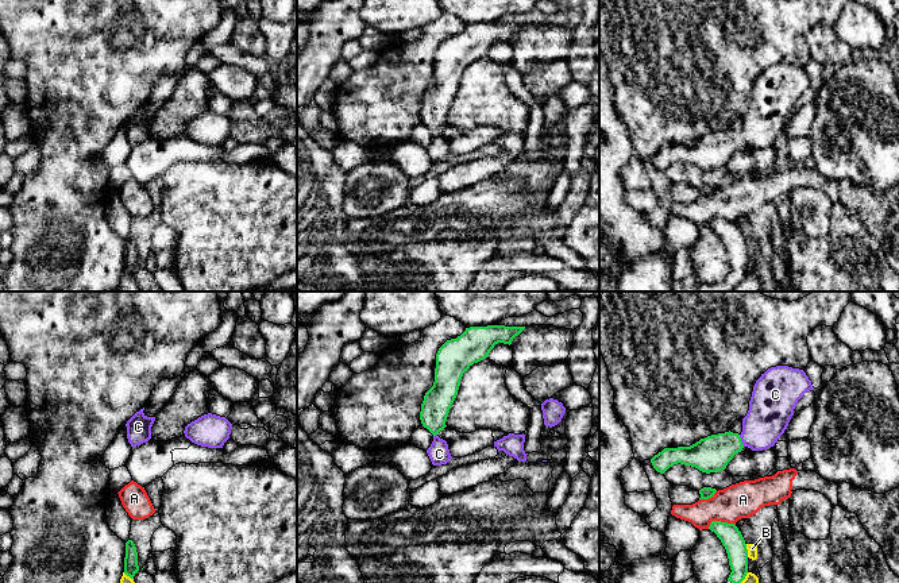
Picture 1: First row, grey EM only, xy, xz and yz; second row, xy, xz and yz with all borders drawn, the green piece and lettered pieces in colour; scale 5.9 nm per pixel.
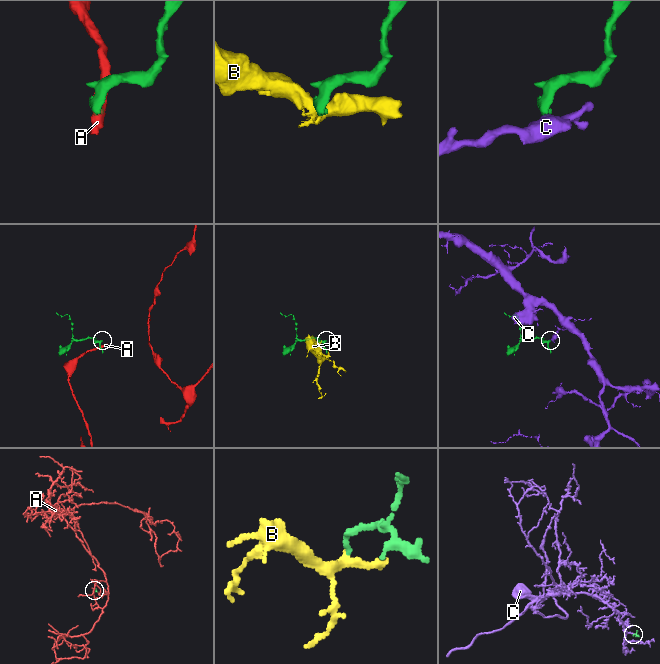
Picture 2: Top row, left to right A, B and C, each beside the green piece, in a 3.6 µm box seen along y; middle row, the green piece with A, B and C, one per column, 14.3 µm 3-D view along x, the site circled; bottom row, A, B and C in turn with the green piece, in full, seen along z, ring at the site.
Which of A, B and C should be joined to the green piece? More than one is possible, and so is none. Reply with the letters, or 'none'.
C

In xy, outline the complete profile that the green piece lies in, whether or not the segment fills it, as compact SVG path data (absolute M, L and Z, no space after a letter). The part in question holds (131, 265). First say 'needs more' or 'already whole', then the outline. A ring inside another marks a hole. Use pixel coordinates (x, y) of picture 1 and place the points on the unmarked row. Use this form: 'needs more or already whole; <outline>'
already whole; M128 238L126 240L124 271L134 277L138 269L139 263L136 244L132 238Z

